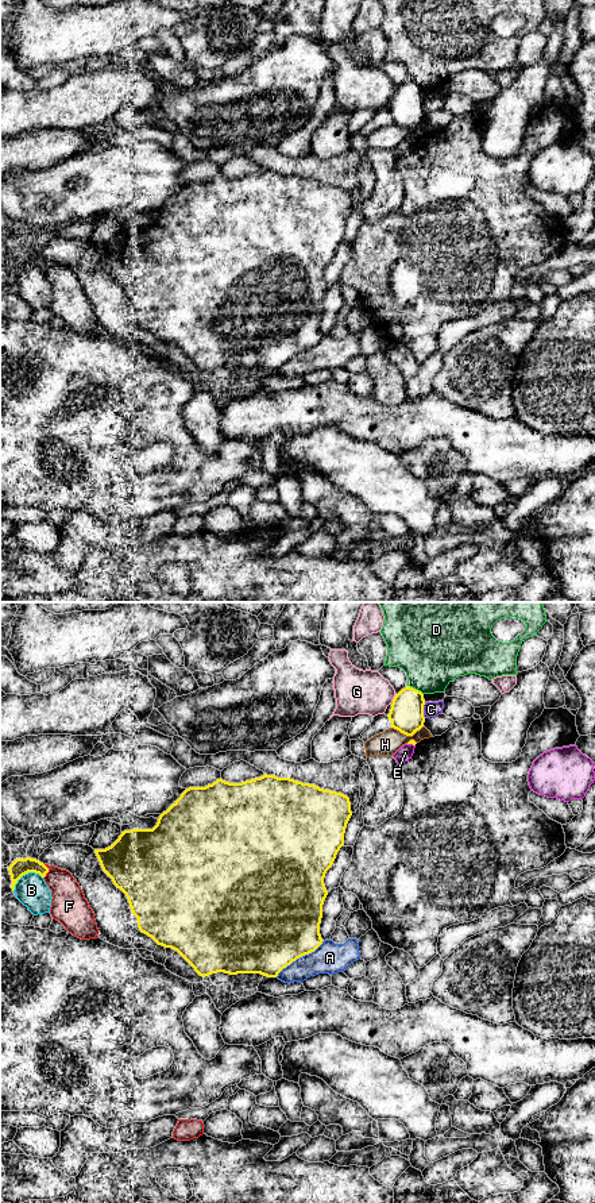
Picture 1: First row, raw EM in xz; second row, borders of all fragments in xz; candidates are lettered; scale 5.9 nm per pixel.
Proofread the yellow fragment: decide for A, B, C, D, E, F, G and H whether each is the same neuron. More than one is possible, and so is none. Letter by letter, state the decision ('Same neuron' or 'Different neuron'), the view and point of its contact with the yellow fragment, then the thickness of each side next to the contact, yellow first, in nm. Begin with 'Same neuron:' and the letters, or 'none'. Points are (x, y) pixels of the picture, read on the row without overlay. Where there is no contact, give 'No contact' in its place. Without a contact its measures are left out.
Same neuron: none
A: Different neuron. Touches yellow at xz (300, 351). Thickness 500 nm (yellow) against 190 nm
B: Different neuron. Touches yellow at xz (24, 269). Thickness 100 nm (yellow) against 190 nm
C: Different neuron. Touches yellow at xz (422, 105). Thickness 200 nm (yellow) against 100 nm
D: Different neuron. Touches yellow at xz (414, 84). Thickness 200 nm (yellow) against 400 nm
E: Different neuron. Touches yellow at xz (412, 138). Thickness 30 nm (yellow) against 90 nm
F: Different neuron. Touches yellow at xz (47, 266). Thickness 100 nm (yellow) against 220 nm
G: Different neuron. Touches yellow at xz (394, 93). Thickness 200 nm (yellow) against 260 nm
H: Different neuron. Touches yellow at xz (406, 130). Thickness 200 nm (yellow) against 140 nm

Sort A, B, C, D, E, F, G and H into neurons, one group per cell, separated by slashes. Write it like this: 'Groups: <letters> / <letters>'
Groups: A / B / C / D / E / F / G / H

